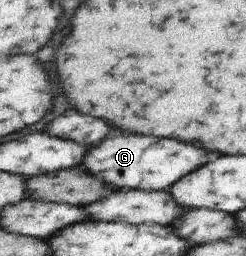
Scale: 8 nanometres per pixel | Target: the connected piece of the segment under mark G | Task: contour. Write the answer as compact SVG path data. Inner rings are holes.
M114 130L112 138L105 138L98 145L88 148L80 168L115 189L140 189L143 191L168 191L188 173L202 168L211 158L206 150L166 138L136 136Z

